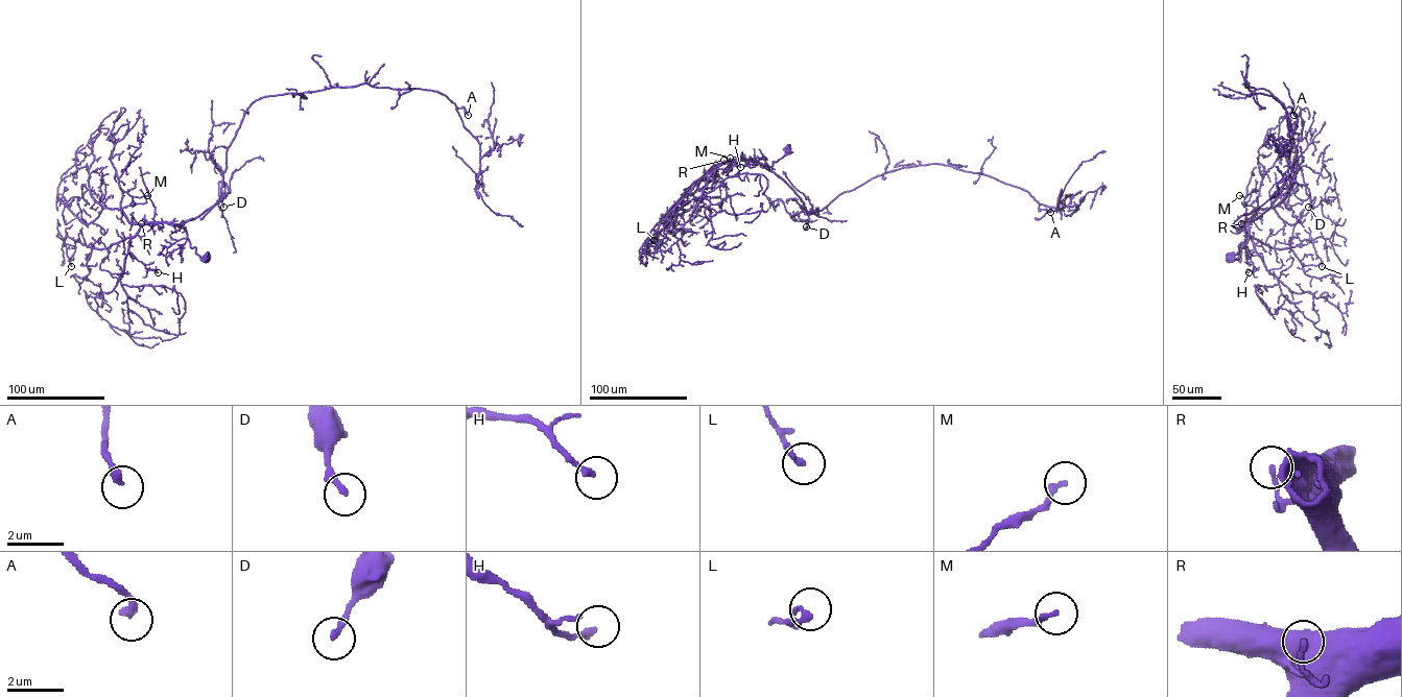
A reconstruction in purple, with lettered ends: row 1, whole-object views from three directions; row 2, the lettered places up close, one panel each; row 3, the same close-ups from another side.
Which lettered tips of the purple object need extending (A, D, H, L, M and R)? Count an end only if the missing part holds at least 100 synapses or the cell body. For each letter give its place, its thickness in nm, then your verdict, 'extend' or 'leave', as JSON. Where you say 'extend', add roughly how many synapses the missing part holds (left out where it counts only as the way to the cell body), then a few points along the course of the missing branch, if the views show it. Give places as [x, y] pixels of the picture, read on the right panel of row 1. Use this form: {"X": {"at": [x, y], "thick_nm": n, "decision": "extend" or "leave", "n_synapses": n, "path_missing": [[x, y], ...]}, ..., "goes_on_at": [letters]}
{"A": {"at": [1293, 115], "thick_nm": 280, "decision": "leave"}, "D": {"at": [1308, 207], "thick_nm": 240, "decision": "leave"}, "H": {"at": [1249, 272], "thick_nm": 200, "decision": "leave"}, "L": {"at": [1322, 266], "thick_nm": 240, "decision": "leave"}, "M": {"at": [1239, 195], "thick_nm": 160, "decision": "leave"}, "R": {"at": [1241, 223], "thick_nm": 140, "decision": "leave"}, "goes_on_at": []}

